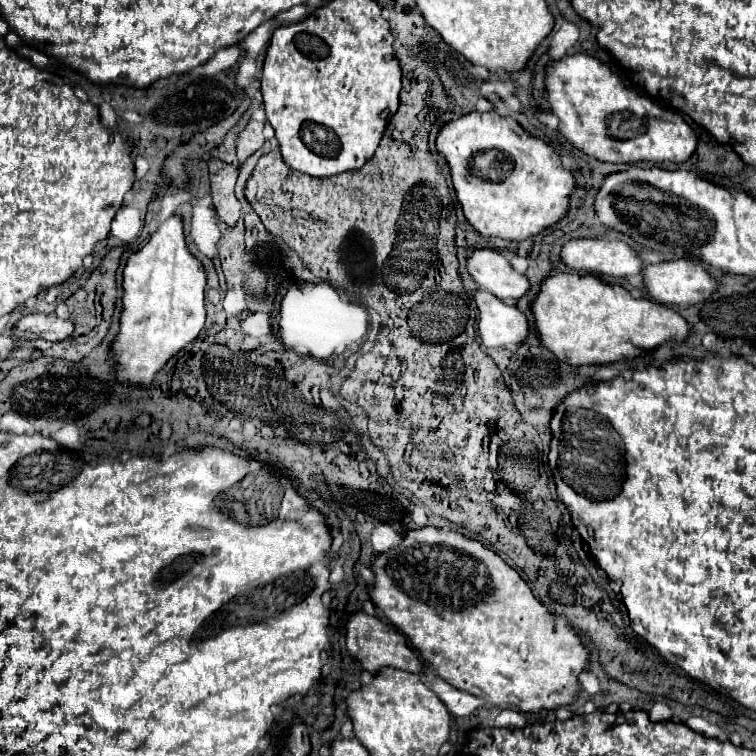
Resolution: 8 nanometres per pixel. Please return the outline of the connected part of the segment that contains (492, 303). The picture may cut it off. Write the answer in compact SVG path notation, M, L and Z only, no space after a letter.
M485 290L473 294L479 310L479 336L487 348L509 348L527 336L527 318Z

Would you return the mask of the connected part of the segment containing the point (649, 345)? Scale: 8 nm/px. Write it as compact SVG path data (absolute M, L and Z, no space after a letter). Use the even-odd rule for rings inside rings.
M559 272L555 276L547 276L541 282L541 288L531 304L531 314L535 318L535 330L539 342L551 350L561 362L567 362L571 366L583 366L583 364L607 364L607 362L619 362L623 358L633 358L643 350L653 350L661 346L667 340L685 340L689 334L689 324L671 308L653 302L649 298L633 298L625 288L621 286L609 286L595 276L579 276L571 272Z

